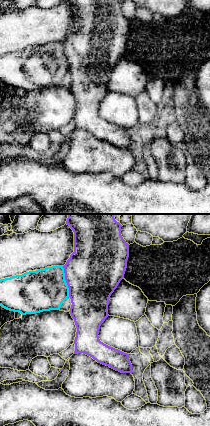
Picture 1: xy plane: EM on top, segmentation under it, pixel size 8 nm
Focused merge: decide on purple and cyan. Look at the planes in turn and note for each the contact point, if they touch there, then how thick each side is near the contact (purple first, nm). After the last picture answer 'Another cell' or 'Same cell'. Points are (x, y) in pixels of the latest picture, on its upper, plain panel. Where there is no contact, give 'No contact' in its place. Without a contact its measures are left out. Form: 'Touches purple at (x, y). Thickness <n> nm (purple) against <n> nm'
Touches purple at (66, 57). Thickness 440 nm (purple) against 340 nm

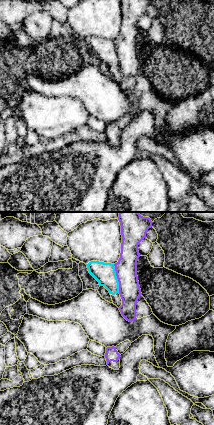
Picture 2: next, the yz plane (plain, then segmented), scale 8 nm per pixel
Touches purple at (117, 54). Thickness 180 nm (purple) against 170 nm

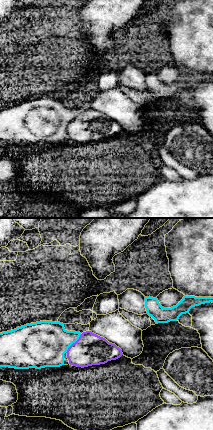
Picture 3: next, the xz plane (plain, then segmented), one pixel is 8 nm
Touches purple at (73, 119). Thickness 260 nm (purple) against 360 nm

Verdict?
Another cell

